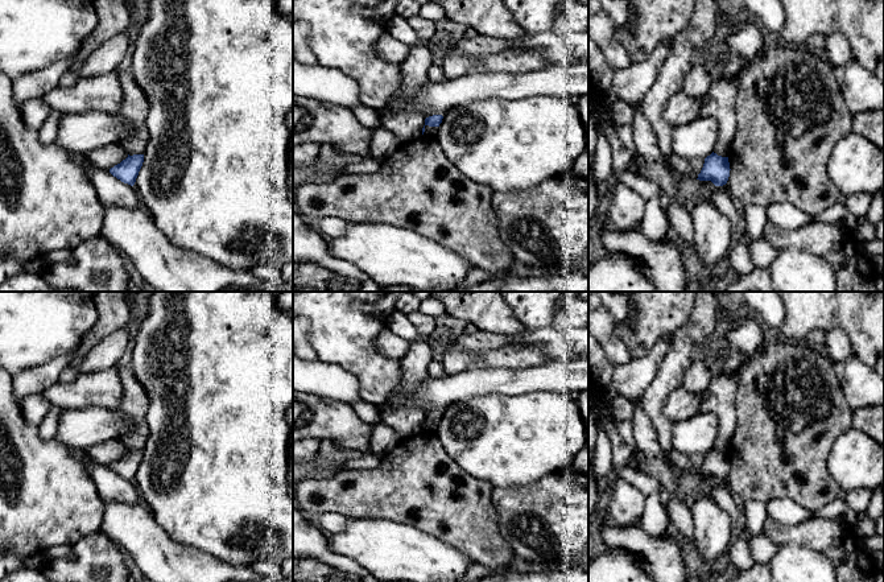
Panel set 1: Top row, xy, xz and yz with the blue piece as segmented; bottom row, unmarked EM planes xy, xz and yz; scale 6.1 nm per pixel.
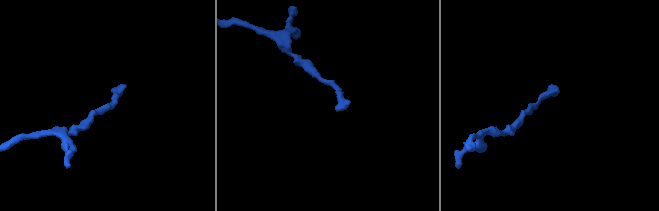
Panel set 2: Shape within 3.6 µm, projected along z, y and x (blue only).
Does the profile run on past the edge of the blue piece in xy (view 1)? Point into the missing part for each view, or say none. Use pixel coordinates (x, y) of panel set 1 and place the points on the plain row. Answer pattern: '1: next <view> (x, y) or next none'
1: next none

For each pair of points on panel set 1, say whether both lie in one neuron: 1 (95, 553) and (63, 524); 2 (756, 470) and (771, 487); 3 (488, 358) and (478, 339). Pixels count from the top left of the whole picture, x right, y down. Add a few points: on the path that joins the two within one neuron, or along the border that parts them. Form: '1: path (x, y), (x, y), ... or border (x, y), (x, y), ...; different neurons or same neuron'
1: border (100, 529), (83, 535), (71, 547); different neurons
2: path (760, 474), (769, 483); same neuron
3: border (509, 343), (484, 350), (480, 354); different neurons

